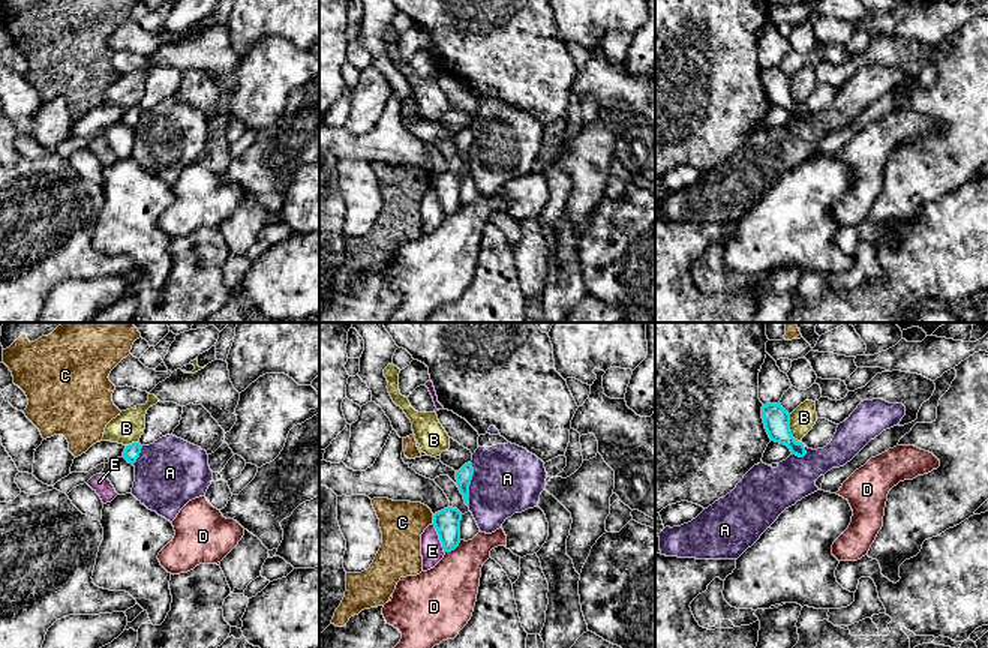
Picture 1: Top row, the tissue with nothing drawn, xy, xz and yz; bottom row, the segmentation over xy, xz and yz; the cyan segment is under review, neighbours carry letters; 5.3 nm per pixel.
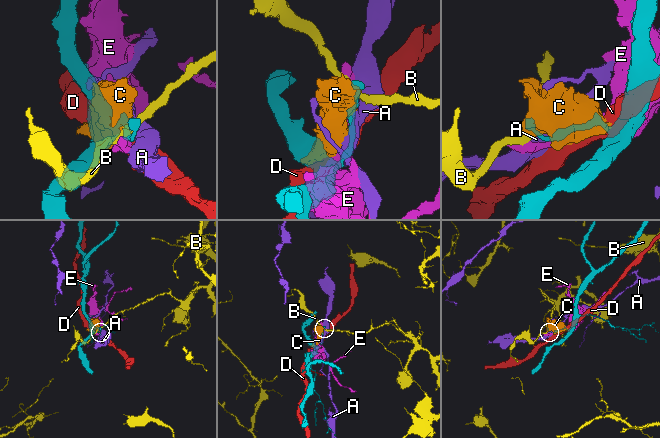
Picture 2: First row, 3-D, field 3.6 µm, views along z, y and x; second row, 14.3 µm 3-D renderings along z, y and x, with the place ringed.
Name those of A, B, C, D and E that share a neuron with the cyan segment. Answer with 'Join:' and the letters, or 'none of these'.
Join: none of these

